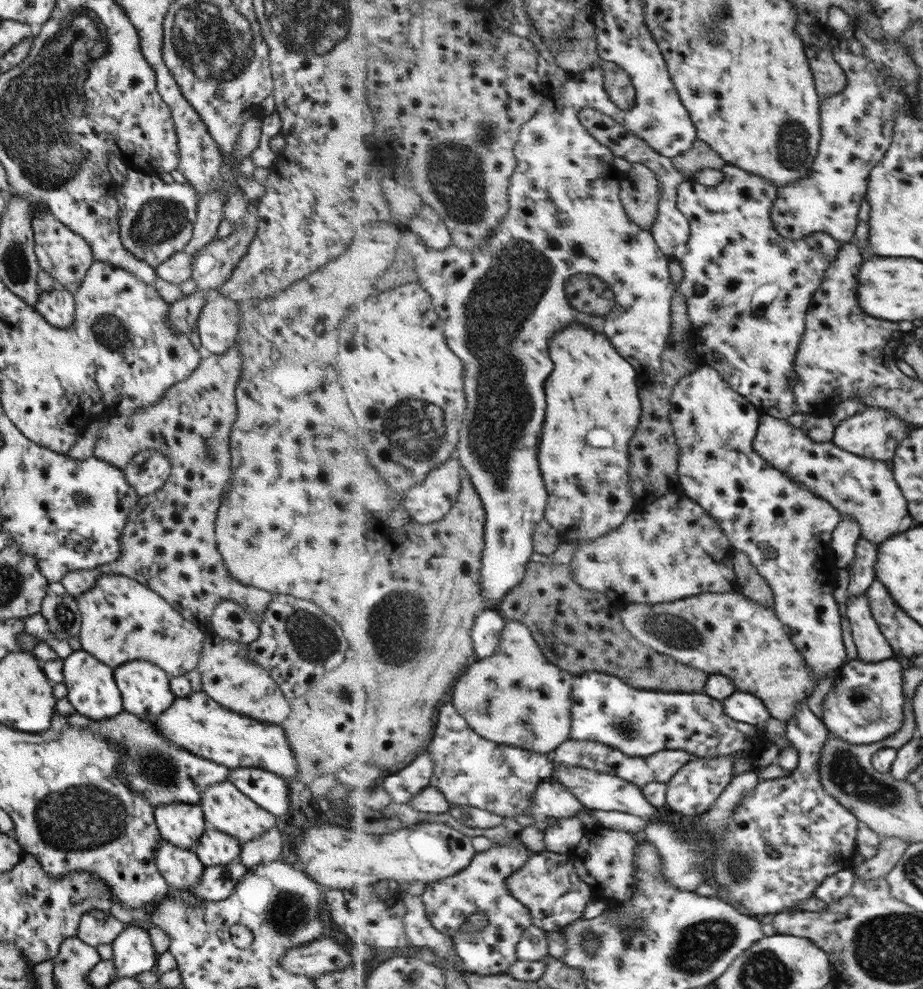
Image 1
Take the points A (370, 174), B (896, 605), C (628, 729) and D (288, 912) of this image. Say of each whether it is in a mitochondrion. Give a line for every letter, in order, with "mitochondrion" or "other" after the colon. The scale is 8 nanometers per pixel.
A: other
B: other
C: mitochondrion
D: mitochondrion

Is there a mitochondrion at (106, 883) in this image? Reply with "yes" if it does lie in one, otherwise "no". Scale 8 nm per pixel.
no

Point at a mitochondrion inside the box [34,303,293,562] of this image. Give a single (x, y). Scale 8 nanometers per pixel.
(111, 332)

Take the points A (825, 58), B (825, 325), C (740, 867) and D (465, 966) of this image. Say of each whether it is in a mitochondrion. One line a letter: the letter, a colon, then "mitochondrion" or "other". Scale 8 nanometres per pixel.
A: other
B: other
C: mitochondrion
D: other

